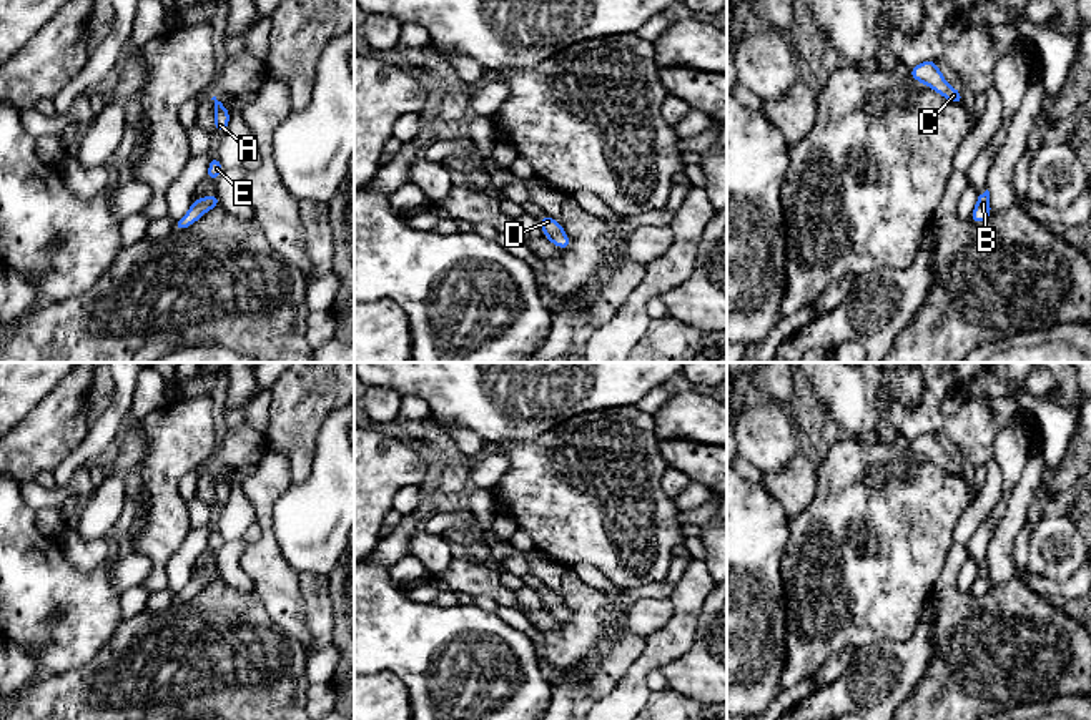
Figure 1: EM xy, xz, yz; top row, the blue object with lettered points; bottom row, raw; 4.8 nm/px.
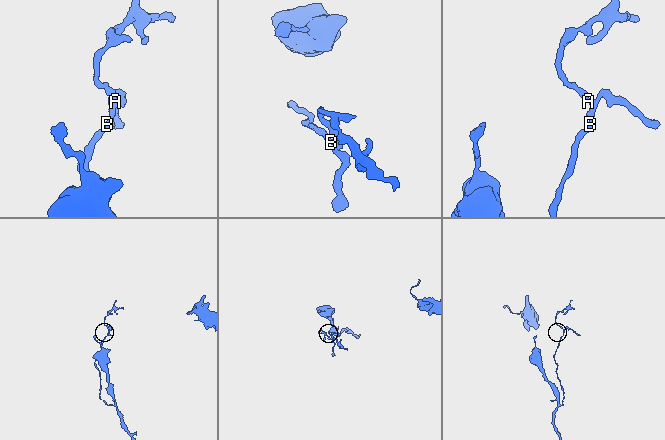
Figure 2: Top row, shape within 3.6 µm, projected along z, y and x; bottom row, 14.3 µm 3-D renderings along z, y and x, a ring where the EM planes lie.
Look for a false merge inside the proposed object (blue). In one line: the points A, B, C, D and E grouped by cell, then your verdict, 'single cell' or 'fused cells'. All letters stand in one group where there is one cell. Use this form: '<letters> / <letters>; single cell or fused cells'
A B C D E; single cell

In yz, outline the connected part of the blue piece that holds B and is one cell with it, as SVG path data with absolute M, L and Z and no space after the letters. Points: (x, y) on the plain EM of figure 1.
M986 562L983 567L978 569L976 579L970 592L973 595L985 595L990 589L991 589L990 564Z

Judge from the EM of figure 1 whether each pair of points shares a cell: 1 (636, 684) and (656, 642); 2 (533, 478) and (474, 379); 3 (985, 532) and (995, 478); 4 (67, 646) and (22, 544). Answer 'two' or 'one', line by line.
1: one
2: two
3: two
4: one

